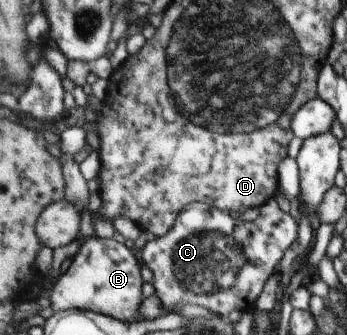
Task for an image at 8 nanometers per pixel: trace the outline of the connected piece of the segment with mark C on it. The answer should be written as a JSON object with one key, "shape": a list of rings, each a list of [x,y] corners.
{"shape":[[[274,199],[258,207],[259,215],[244,221],[228,213],[221,213],[205,203],[191,203],[183,209],[173,227],[158,238],[149,237],[140,250],[142,262],[152,273],[151,285],[166,307],[182,307],[187,303],[198,304],[226,317],[230,311],[254,312],[265,283],[273,273],[273,265],[281,259],[283,251],[295,241],[297,223],[282,212]]]}

